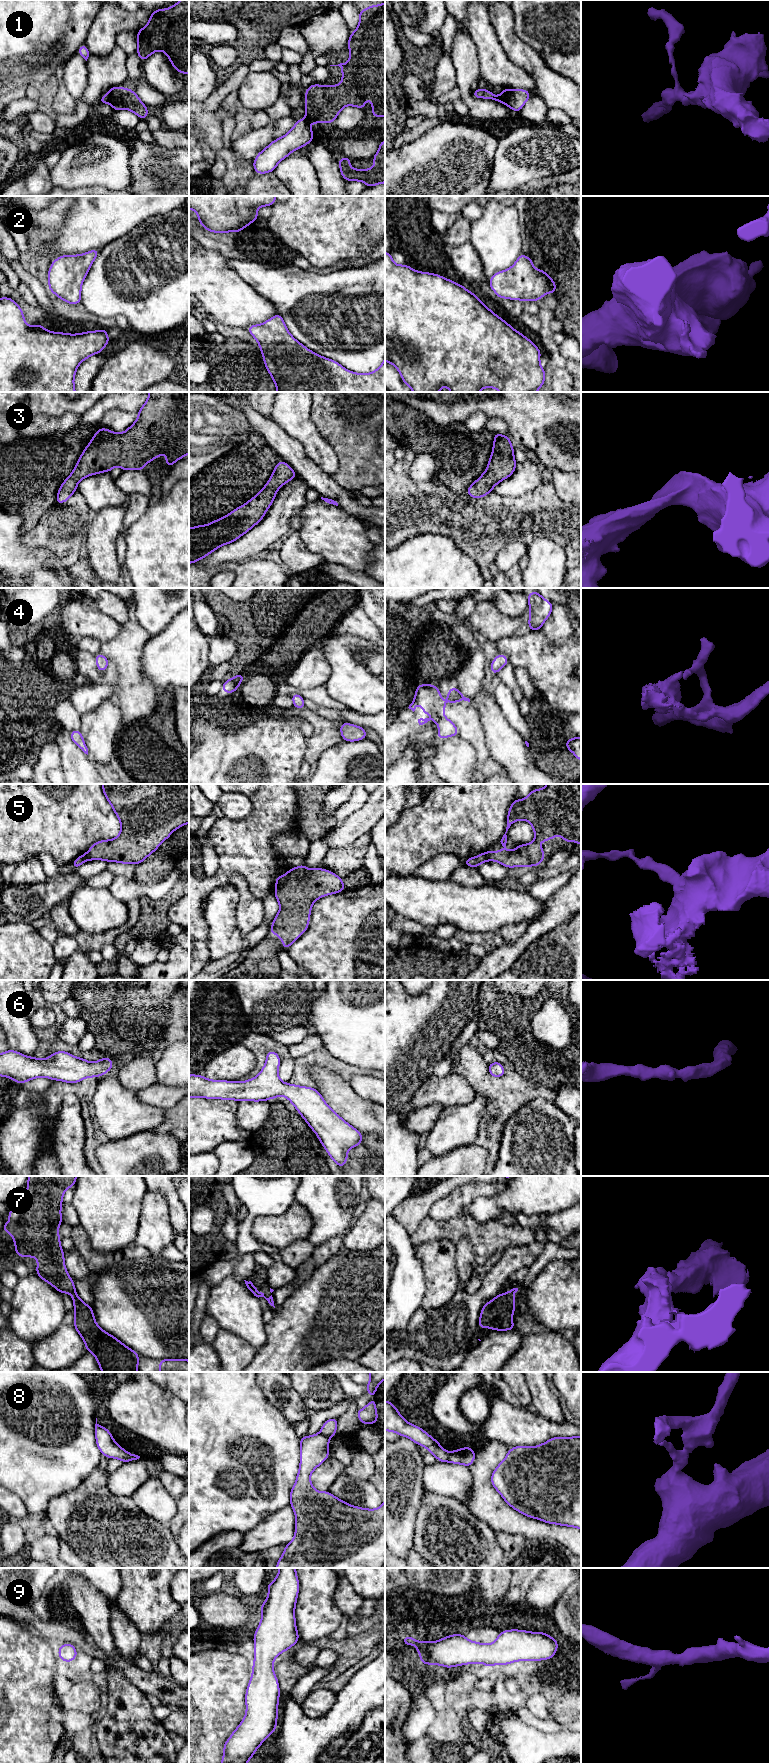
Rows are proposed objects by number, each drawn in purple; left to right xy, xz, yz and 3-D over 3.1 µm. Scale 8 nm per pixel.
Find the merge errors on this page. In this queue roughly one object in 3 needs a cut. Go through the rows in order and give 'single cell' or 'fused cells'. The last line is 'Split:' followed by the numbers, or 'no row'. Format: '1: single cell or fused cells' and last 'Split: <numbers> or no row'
1: fused cells
2: single cell
3: single cell
4: single cell
5: fused cells
6: single cell
7: single cell
8: fused cells
9: single cell
Split: 1, 5, 8

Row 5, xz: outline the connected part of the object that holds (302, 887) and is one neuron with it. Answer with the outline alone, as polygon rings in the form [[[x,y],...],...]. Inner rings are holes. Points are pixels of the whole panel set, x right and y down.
[[[303,863],[290,868],[286,881],[274,891],[280,910],[269,933],[280,936],[283,950],[288,950],[308,929],[313,903],[323,896],[344,890],[343,879],[329,870],[307,869]]]

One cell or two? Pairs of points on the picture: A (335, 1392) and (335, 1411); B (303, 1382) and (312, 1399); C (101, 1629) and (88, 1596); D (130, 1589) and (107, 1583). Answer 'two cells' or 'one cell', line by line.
A: two cells
B: one cell
C: one cell
D: two cells

